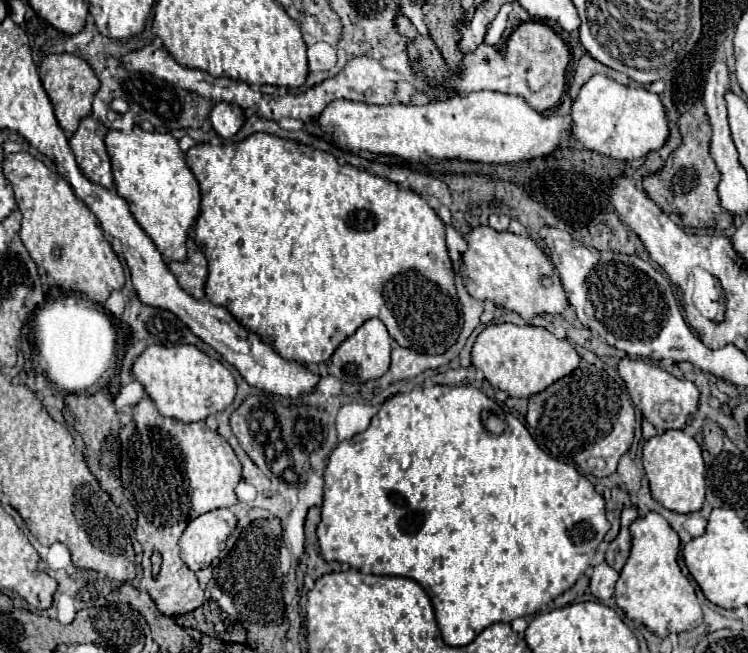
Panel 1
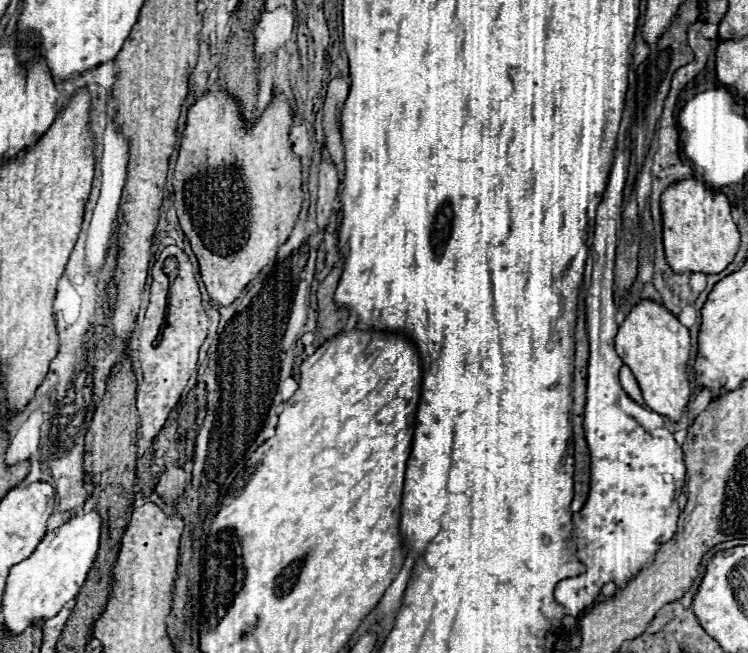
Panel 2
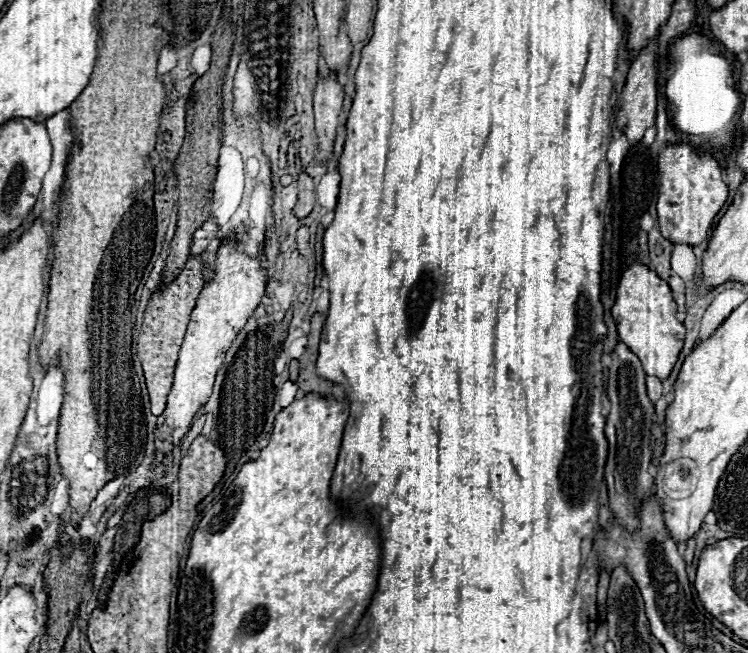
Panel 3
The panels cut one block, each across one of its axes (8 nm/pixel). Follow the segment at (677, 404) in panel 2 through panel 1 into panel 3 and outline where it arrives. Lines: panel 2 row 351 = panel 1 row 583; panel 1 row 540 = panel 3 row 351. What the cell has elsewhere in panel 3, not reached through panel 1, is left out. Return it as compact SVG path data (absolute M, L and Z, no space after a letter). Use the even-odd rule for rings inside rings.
M632 264L620 278L612 316L618 324L620 340L640 358L644 372L666 380L678 360L686 336L684 324L676 320L676 302L668 284L644 264Z

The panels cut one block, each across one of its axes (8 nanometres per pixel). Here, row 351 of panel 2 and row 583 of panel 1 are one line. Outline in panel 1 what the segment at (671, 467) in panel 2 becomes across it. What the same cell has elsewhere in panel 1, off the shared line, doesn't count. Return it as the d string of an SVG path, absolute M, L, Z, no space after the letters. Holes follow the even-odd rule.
M606 562L598 564L592 572L592 578L590 578L590 590L592 590L592 596L598 598L598 600L608 600L614 596L614 586L616 586L616 580L618 580L618 572L612 570Z

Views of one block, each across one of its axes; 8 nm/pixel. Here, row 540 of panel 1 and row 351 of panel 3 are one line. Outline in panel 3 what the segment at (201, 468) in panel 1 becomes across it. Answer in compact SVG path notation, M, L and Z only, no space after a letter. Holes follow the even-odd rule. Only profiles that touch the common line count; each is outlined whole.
M188 258L182 272L170 284L152 292L146 314L144 314L140 340L138 340L138 354L144 368L174 368L176 366L178 350L184 340L190 312L194 310L196 298L204 286L206 286L206 276L204 276L202 260Z

